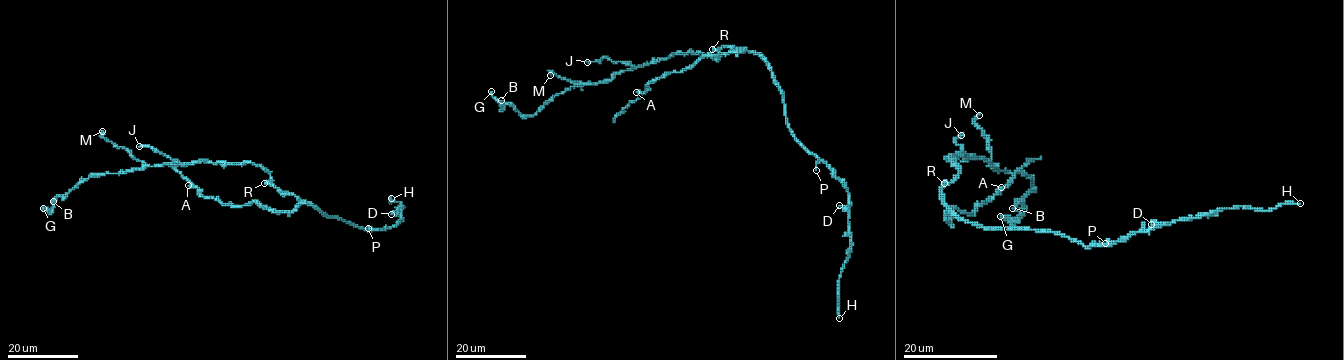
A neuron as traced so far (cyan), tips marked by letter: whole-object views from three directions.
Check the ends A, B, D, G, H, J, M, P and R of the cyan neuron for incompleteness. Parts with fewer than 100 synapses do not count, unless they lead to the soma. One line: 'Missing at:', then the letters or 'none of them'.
Missing at: H

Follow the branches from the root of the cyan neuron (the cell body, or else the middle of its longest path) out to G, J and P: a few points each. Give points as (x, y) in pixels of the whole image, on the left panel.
G: (297, 199), (281, 193), (266, 170), (249, 162), (168, 162), (92, 175), (58, 196), (51, 211), (43, 208)
J: (297, 199), (281, 193), (270, 184), (266, 170), (249, 162), (179, 164), (149, 147), (139, 146)
P: (297, 199), (310, 202), (325, 216), (368, 228)

